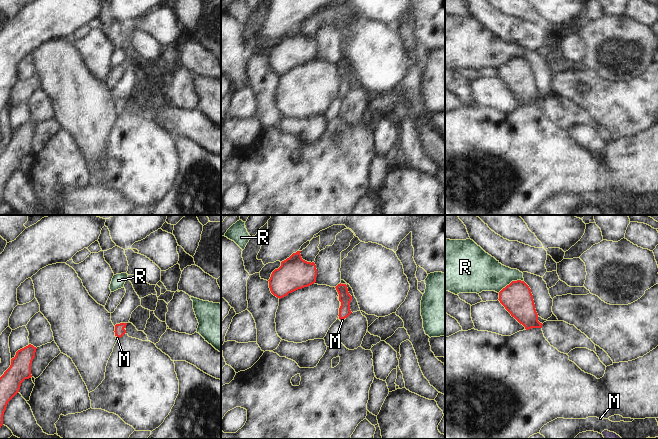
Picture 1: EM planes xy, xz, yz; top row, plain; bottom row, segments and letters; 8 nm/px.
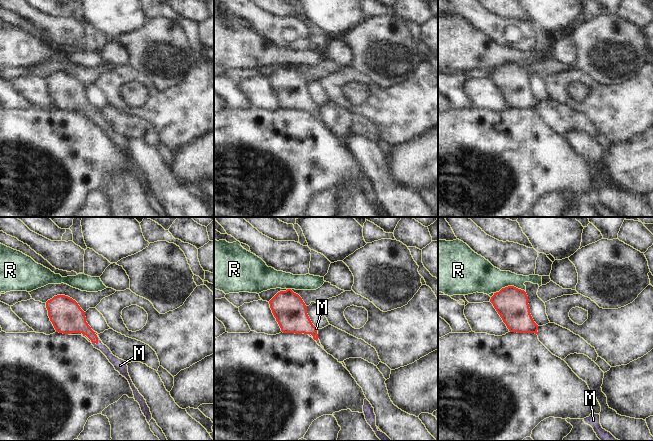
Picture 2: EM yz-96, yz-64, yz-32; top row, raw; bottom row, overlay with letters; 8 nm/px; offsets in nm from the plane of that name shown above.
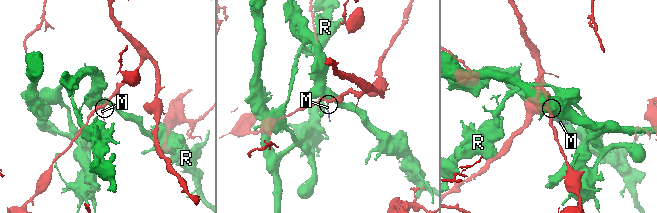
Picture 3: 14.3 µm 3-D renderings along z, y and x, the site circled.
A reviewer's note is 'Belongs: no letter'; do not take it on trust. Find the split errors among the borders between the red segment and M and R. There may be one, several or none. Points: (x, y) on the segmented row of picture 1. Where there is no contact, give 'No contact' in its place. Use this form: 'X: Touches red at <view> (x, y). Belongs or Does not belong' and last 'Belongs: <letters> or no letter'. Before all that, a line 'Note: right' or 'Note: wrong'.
Note: wrong
M: Touches red at xz (341, 319). Belongs
R: Touches red at yz (511, 282). Does not belong
Belongs: M.

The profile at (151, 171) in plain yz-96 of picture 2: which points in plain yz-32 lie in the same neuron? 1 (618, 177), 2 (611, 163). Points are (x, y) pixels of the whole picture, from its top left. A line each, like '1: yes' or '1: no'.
1: no
2: no

